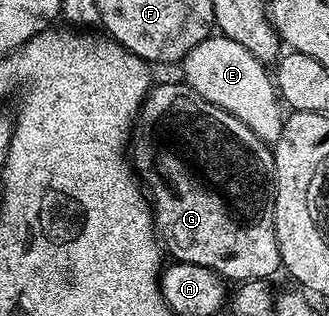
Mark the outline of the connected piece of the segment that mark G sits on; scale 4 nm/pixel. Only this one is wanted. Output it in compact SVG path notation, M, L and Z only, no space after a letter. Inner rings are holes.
M185 82L155 83L134 118L128 156L150 201L154 231L177 263L204 266L227 282L269 281L270 275L282 268L274 229L274 154L271 145L256 138L240 118L212 106Z

